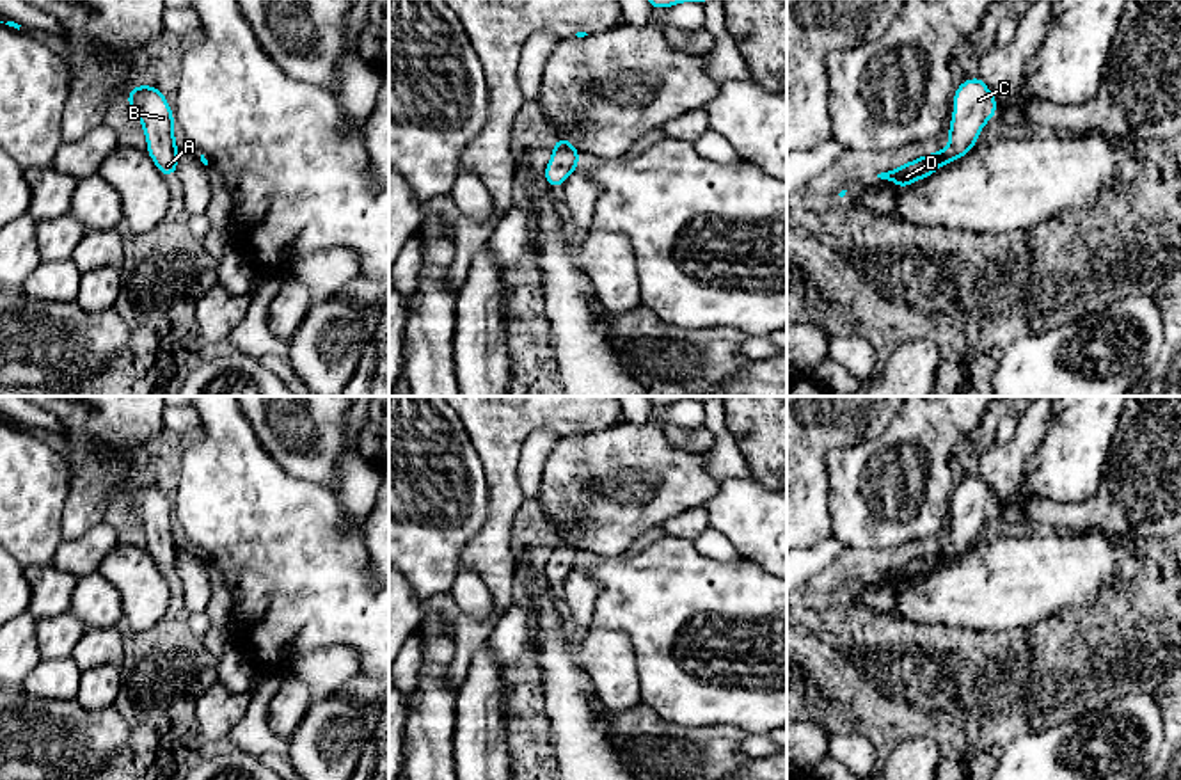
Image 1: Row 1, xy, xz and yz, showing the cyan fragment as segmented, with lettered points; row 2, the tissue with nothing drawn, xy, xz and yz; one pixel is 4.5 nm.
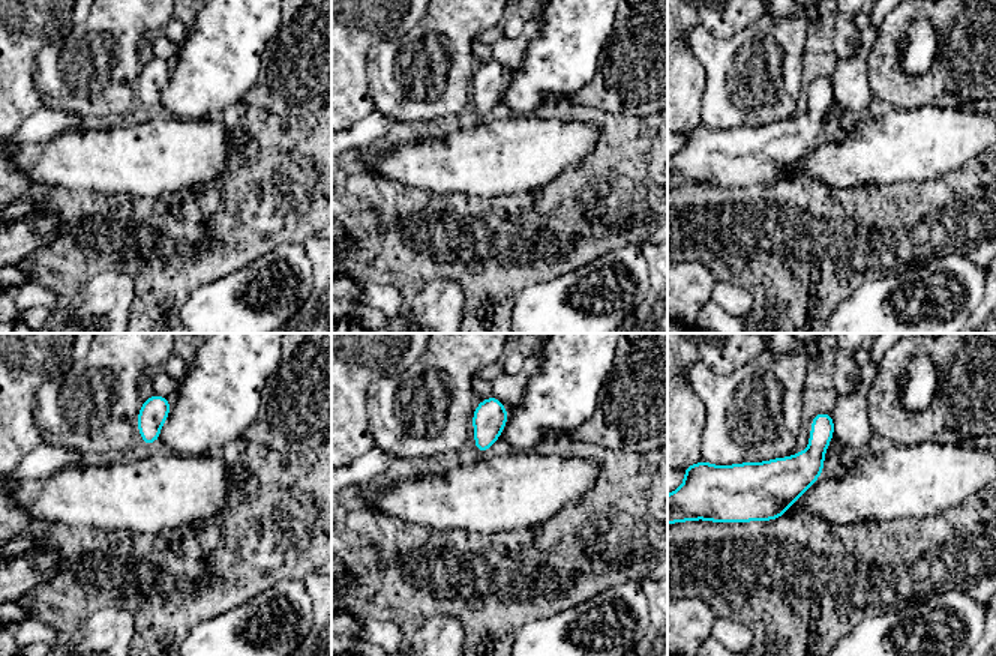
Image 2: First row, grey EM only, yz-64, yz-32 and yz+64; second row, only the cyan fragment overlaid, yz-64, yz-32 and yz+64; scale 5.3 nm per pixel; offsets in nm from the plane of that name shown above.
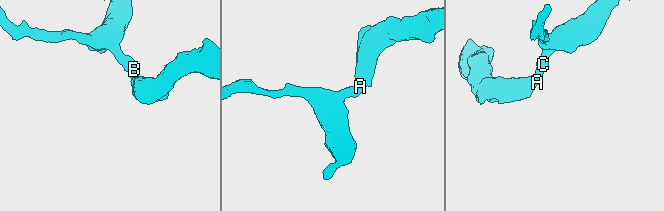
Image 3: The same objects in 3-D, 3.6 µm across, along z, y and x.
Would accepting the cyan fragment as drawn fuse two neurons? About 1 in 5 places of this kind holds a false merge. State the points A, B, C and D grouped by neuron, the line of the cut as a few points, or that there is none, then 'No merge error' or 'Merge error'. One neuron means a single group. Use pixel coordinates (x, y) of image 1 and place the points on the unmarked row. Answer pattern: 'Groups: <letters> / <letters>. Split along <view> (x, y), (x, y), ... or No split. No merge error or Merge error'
Groups: A B C D. No split. No merge error

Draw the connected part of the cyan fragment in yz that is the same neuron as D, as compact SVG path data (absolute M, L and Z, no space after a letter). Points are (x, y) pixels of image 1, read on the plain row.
M982 474L966 476L955 485L954 513L948 522L948 544L943 549L911 558L888 570L877 572L881 577L895 581L899 586L913 583L916 577L925 577L941 563L948 563L968 553L979 538L980 528L991 519L998 508L995 492L987 487Z

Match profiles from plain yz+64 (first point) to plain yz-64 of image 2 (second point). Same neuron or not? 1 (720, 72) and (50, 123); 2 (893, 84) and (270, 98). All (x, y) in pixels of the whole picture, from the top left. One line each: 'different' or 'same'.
1: different
2: same

